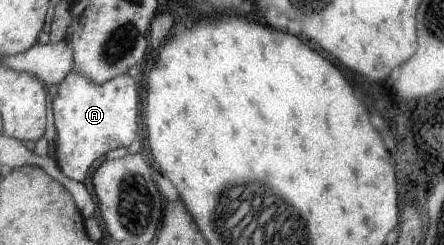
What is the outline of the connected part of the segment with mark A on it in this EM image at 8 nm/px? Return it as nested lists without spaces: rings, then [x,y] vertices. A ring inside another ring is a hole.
[[[70,70],[66,74],[66,77],[58,84],[57,92],[49,100],[57,133],[56,142],[54,142],[54,161],[62,175],[75,182],[82,182],[94,159],[104,155],[110,149],[127,148],[132,143],[136,137],[136,131],[142,129],[141,119],[138,116],[138,87],[136,84],[134,77],[126,72],[115,75],[101,84],[91,82],[84,74],[75,74],[74,70]]]

